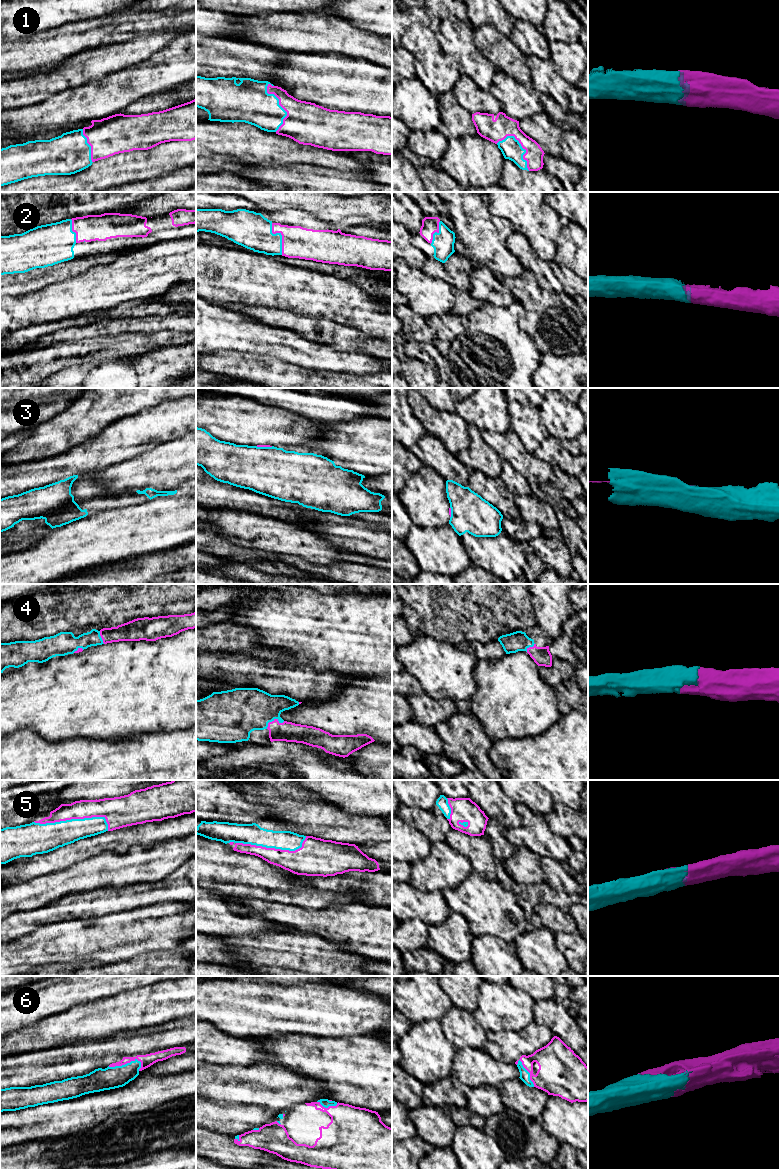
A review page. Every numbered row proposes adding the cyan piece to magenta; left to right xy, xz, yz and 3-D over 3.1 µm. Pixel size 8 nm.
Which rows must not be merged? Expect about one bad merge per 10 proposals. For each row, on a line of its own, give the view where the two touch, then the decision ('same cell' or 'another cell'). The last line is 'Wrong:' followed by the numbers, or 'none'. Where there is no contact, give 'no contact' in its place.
1: contact in xz; same cell
2: contact in xz; same cell
3: contact in xz; another cell
4: contact in xz; same cell
5: contact in xy; same cell
6: contact in xy; same cell
Wrong: 3

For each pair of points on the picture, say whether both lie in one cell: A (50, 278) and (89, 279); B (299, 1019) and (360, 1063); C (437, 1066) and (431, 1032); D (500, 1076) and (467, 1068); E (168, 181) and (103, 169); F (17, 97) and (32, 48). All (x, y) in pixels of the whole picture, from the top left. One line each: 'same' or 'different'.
A: different
B: different
C: same
D: same
E: different
F: different

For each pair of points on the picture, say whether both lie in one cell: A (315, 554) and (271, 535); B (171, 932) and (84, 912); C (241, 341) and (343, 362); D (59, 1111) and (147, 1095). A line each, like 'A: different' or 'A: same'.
A: same
B: different
C: same
D: same

